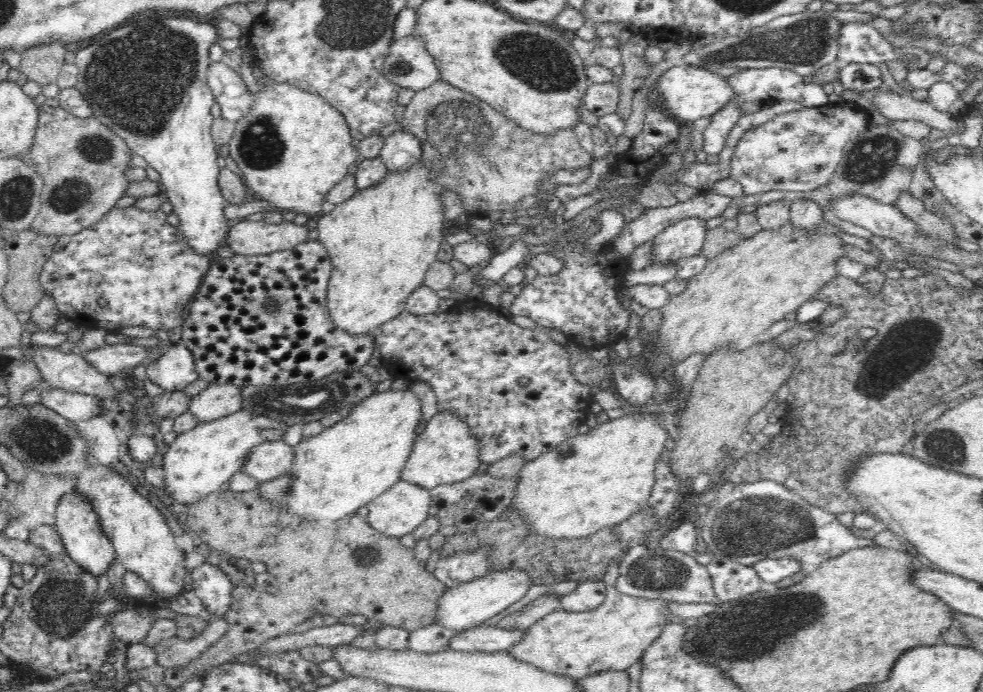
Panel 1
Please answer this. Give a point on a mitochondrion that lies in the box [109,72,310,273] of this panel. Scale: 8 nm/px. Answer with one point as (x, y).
(261, 146)

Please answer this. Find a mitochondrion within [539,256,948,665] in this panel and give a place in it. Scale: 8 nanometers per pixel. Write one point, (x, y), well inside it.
(751, 525)

